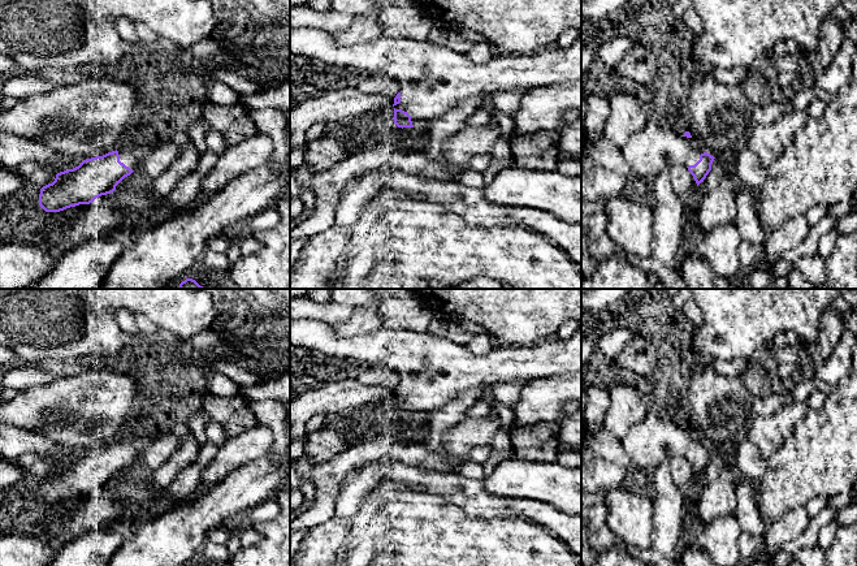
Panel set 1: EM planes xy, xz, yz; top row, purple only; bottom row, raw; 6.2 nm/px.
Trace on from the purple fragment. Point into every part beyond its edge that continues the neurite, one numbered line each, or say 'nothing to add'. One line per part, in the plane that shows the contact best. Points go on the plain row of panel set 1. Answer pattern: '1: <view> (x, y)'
1: xz (433, 370)

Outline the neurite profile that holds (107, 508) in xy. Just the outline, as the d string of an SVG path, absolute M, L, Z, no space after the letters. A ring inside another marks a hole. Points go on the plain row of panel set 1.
M114 481L90 494L73 513L64 532L52 532L43 539L59 550L86 533L127 524L138 510L137 504Z

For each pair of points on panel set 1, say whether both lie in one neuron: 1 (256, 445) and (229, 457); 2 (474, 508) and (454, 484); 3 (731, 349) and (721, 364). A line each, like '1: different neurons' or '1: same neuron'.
1: same neuron
2: same neuron
3: different neurons

